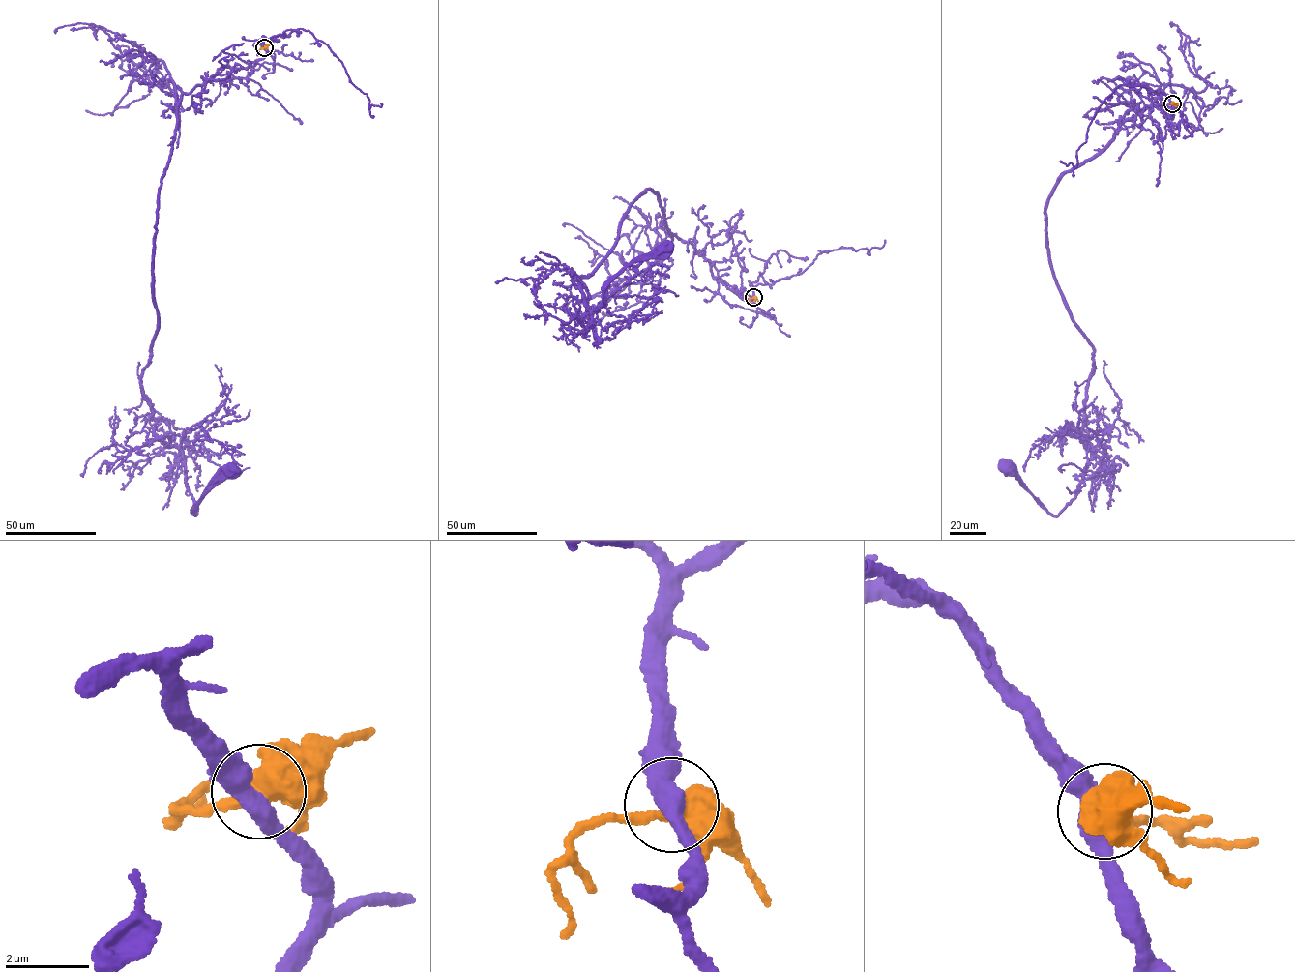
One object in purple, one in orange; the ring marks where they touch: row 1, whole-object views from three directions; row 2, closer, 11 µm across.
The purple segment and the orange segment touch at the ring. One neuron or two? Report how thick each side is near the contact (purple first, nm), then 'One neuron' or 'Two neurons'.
Thickness 460 nm (purple) against 500 nm. Two neurons

